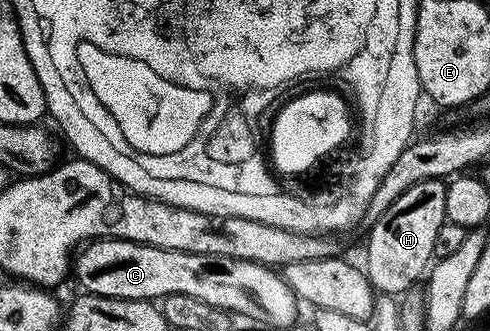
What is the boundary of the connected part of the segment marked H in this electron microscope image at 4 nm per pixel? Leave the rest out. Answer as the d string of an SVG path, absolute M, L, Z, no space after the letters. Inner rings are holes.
M429 177L420 183L412 183L379 217L373 218L374 226L366 237L366 278L382 295L405 295L414 285L427 276L435 260L432 247L440 227L447 221L444 211L446 181Z

